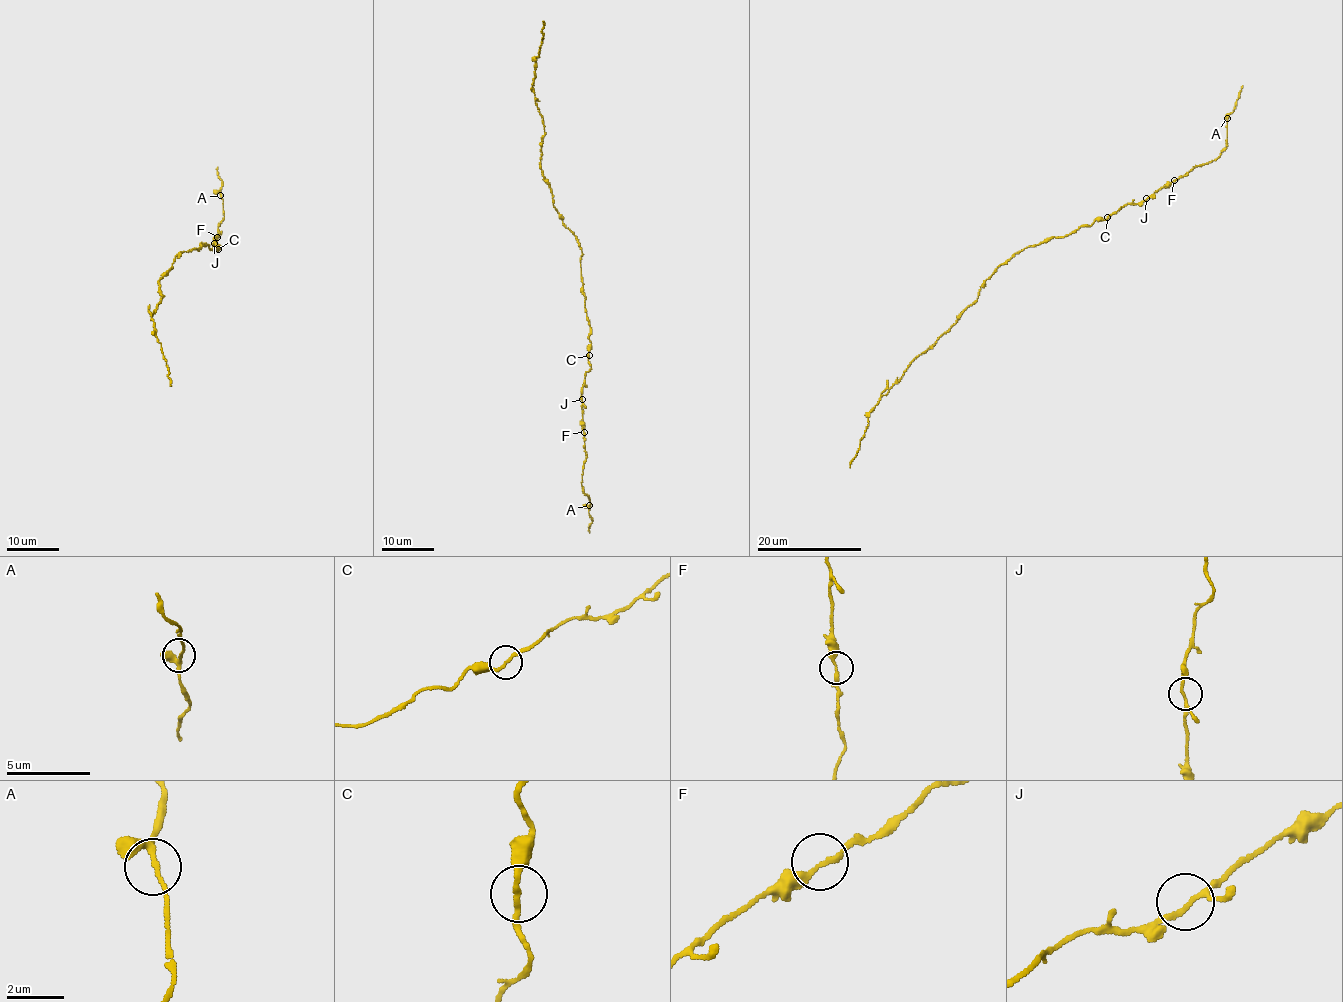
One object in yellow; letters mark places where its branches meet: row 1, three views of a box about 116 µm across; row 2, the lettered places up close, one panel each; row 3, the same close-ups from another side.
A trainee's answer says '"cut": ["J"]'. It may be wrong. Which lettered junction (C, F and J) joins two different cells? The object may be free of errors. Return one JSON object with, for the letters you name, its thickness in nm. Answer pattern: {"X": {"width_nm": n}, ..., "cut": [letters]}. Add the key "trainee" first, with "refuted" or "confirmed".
{"trainee": "refuted", "cut": []}

